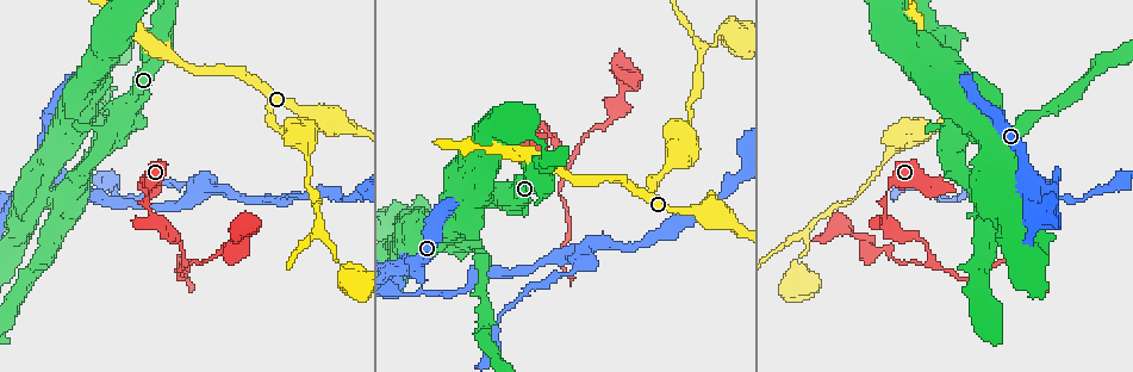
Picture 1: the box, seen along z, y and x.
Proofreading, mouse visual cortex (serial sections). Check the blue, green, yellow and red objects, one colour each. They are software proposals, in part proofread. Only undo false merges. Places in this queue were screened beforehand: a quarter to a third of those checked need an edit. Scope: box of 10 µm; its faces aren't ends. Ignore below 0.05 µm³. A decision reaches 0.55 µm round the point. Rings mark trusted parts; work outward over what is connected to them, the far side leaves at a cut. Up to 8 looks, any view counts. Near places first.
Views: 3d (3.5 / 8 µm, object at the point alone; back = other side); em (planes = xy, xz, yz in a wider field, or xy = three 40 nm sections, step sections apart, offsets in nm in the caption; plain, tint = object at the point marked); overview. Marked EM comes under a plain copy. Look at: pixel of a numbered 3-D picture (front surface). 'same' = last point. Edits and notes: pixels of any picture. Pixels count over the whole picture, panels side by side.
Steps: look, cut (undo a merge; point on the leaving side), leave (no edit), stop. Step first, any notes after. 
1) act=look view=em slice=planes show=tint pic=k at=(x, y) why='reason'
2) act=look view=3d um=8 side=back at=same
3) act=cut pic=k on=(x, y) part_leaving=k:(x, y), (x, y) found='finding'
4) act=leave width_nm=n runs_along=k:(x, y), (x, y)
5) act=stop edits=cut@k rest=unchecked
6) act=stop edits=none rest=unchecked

act=look view=3d um=3.5 pic=1 at=(703, 54) why='a fork'

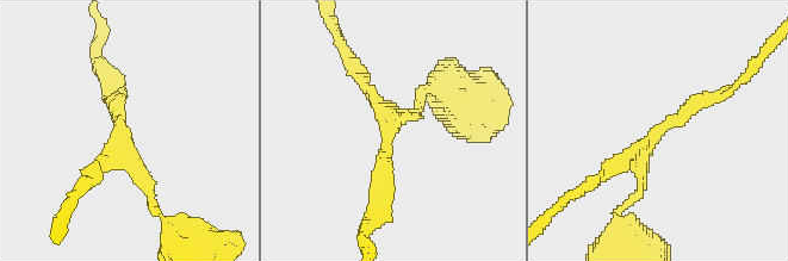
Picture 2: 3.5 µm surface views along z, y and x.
act=look view=em slice=planes show=tint pic=2 at=(124, 135) arms=3 arm_widths_nm=150,200,200

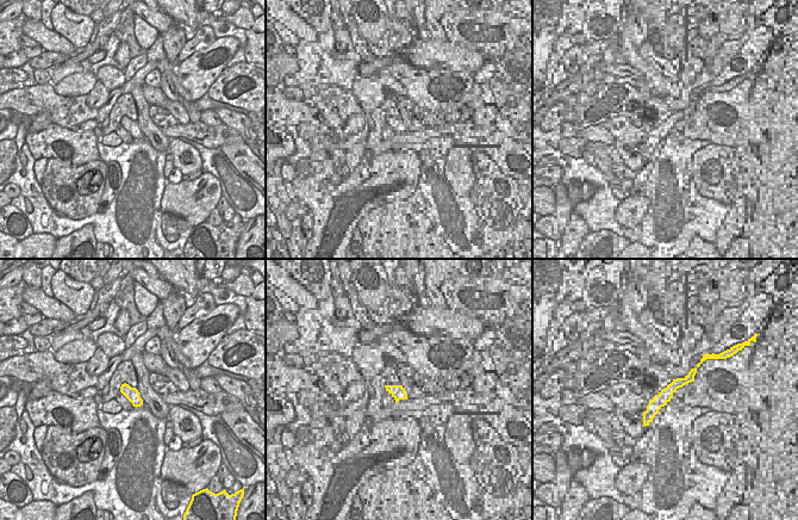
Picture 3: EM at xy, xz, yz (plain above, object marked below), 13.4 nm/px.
act=leave runs_along=2:(718, 95), (653, 136), (630, 202) found='one cell here'

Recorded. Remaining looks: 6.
act=look view=3d um=3.5 pic=1 at=(933, 262) why='sharp bend'

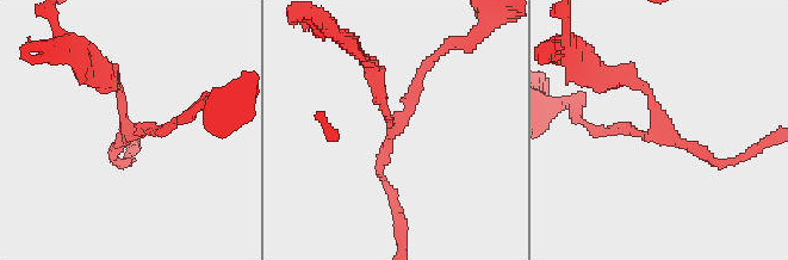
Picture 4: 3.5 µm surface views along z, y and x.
act=look view=em slice=xy step=5 show=tint pic=4 at=(660, 125) arms=3 arm_widths_nm=150,150,150

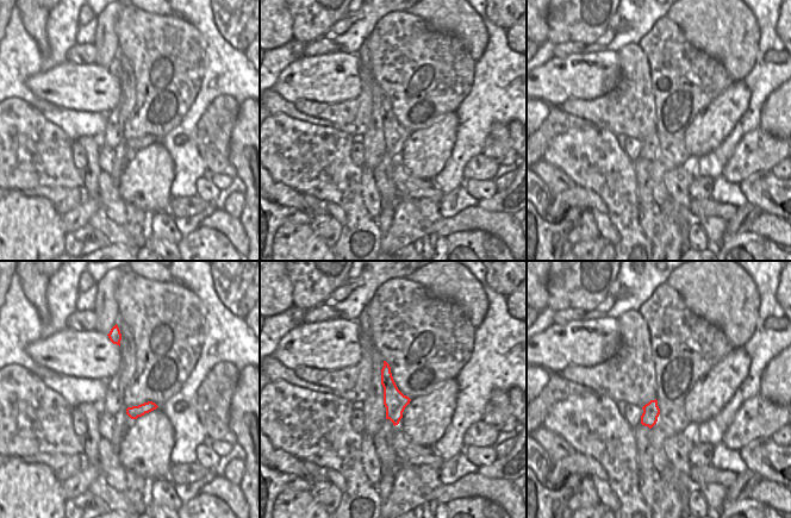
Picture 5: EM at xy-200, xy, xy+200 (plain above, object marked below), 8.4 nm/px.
act=leave runs_along=4:(109, 78), (126, 132), (160, 132) found='one cell here'

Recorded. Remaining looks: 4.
act=look view=3d um=8 pic=1 at=(420, 273) why='three-way junction'

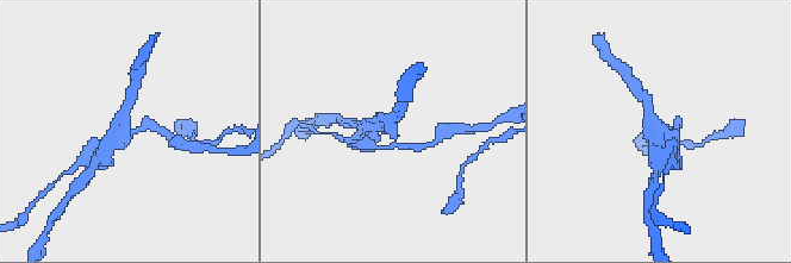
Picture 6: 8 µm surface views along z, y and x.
act=look view=em slice=xy step=3 show=tint at=same arms=3 arm_widths_nm=150,200,250 why='now the EM'

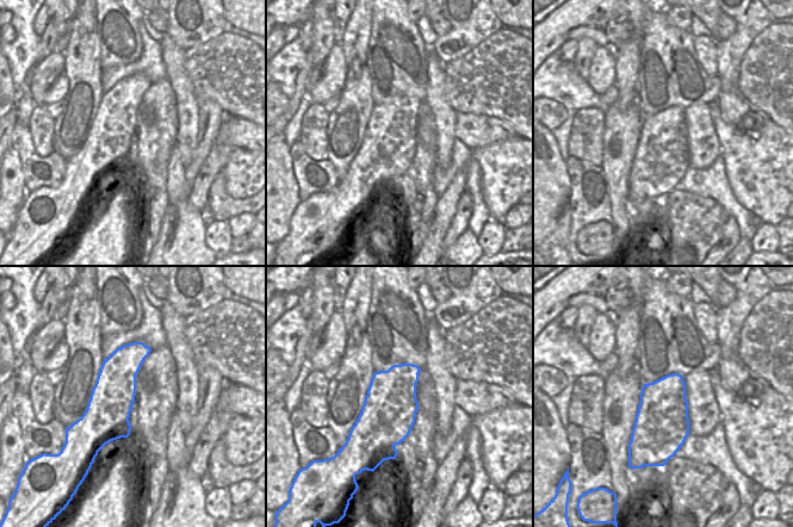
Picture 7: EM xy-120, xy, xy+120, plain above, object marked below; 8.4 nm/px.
act=cut pic=6 on=(148, 125) part_leaving=6:(131, 131), (156, 125), (170, 138) found='two cells meet here'

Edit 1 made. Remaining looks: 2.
act=stop edits=cut@6 rest=unchecked

